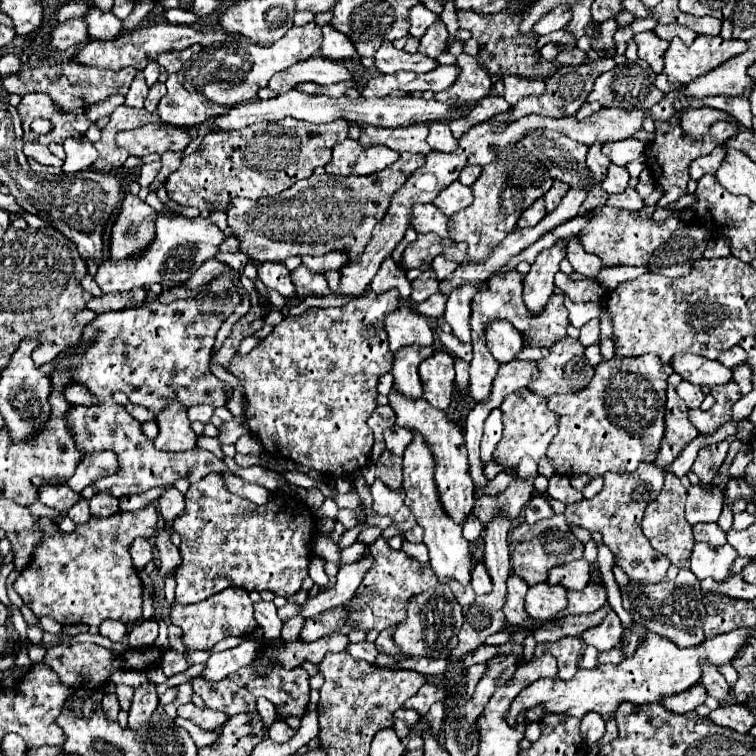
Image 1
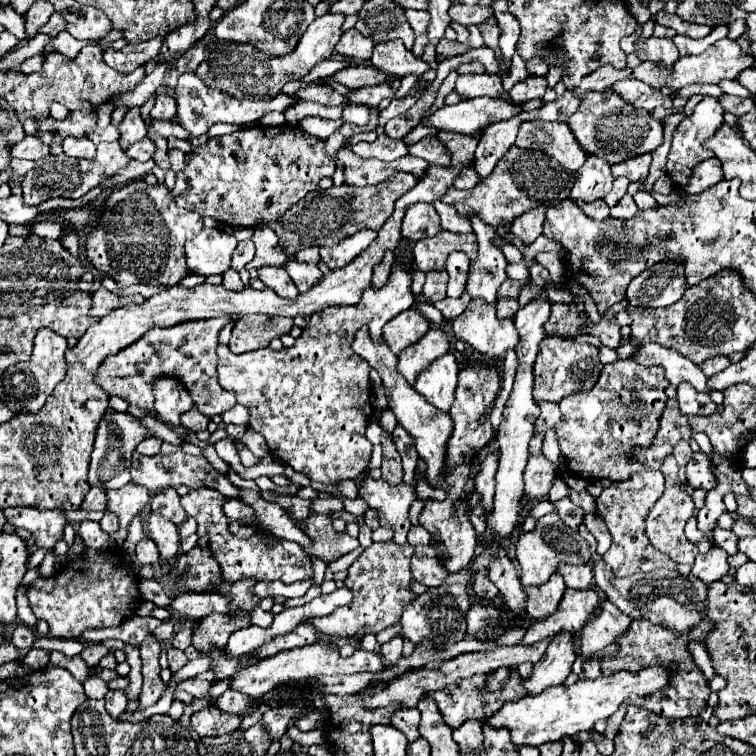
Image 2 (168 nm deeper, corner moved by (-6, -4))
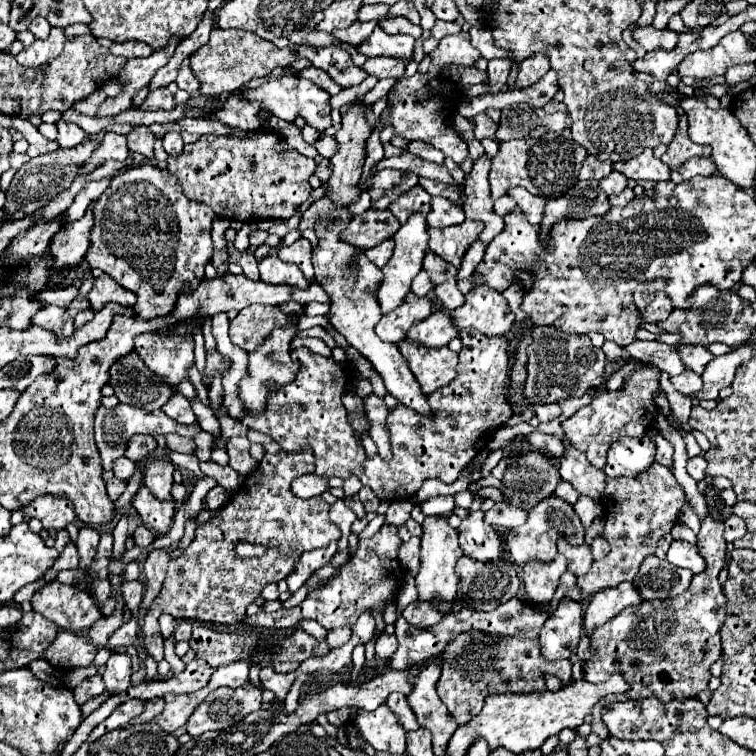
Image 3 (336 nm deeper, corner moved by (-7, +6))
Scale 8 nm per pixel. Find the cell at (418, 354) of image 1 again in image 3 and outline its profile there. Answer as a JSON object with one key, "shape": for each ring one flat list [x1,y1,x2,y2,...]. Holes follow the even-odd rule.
{"shape":[[444,310,430,314,426,320,414,324,408,330,408,340,416,340,432,348,448,346,448,342,456,336,458,336,458,328,450,320,450,314,446,314]]}

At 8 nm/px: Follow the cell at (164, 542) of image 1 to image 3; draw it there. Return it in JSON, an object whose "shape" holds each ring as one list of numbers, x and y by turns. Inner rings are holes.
{"shape":[[142,486,142,488,134,494,134,498,132,498,132,506,136,508,136,512,140,514,140,518,144,520,144,524,146,524,154,534,164,534,164,532,170,530,176,504,158,500,146,486]]}

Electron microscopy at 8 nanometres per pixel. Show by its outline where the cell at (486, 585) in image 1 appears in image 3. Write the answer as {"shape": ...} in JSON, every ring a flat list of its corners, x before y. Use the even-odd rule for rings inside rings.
{"shape":[[462,556,456,564,456,574,460,578,460,594,464,598,464,606,474,610,494,610,496,606,508,602,514,598,520,590,520,578,512,564,506,560,494,560,494,562,478,562,470,560,468,556]]}

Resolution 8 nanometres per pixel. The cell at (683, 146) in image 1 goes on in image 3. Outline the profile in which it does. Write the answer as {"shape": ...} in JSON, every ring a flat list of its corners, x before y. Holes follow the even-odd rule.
{"shape":[[682,114,680,116,680,124,678,124,678,132,674,136,674,140,668,144,668,150,664,152,662,160,670,166,670,168,678,168,682,166,682,162,694,158,694,156,710,156,710,146,698,146,690,140,688,136,688,120]]}

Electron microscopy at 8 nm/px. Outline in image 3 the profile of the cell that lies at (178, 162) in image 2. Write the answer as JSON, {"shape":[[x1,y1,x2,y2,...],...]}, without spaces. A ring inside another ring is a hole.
{"shape":[[170,130,170,132,166,132,166,134,162,136,162,140,164,140,164,150,166,150,170,156,178,156,178,154,182,152,182,146,184,146,184,142,182,142,182,136,180,136,180,132,174,132,174,130]]}

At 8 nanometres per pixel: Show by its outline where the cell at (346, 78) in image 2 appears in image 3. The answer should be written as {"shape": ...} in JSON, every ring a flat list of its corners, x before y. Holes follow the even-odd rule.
{"shape":[[368,58,362,66,368,74,374,74,378,78,402,78,406,72,406,60,398,58]]}

